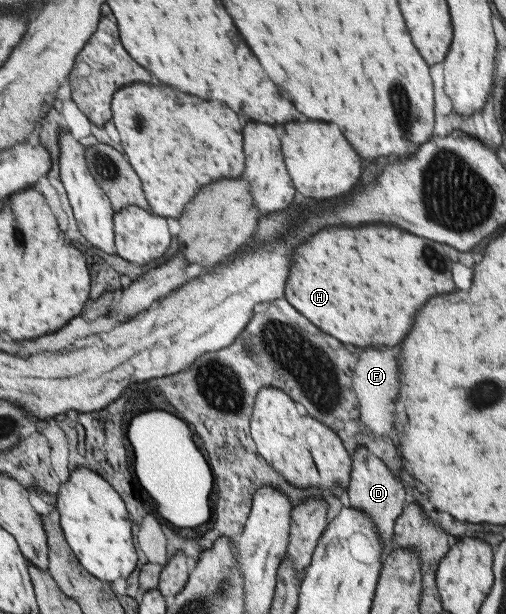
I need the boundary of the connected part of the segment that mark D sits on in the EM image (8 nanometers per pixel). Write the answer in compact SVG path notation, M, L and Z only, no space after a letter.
M360 446L352 453L354 454L353 469L351 470L350 485L347 486L349 507L360 510L371 517L378 530L379 538L382 539L382 545L388 553L391 551L391 539L395 536L397 518L402 514L405 488L399 478L395 478L395 476L391 476L391 472L387 472L387 468L385 468L385 464L381 464L381 460L377 462L377 456L373 456L373 452L371 460L369 460L367 447Z

